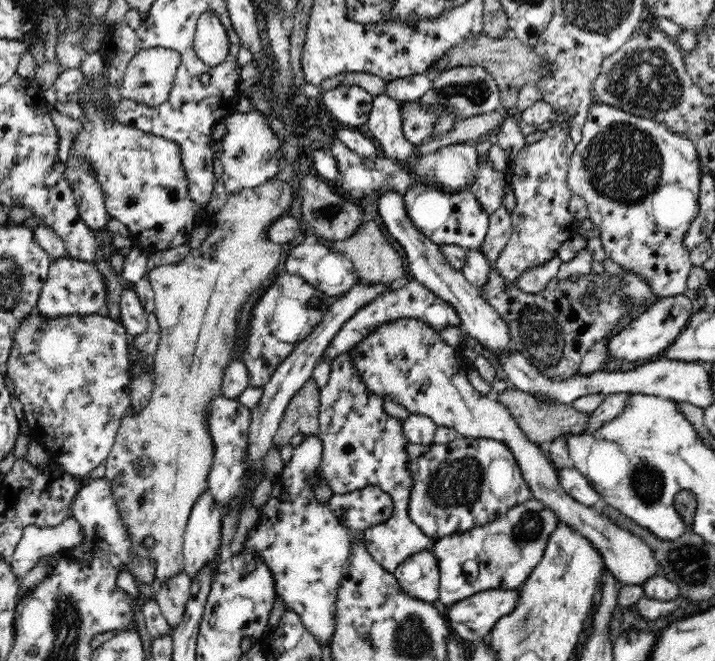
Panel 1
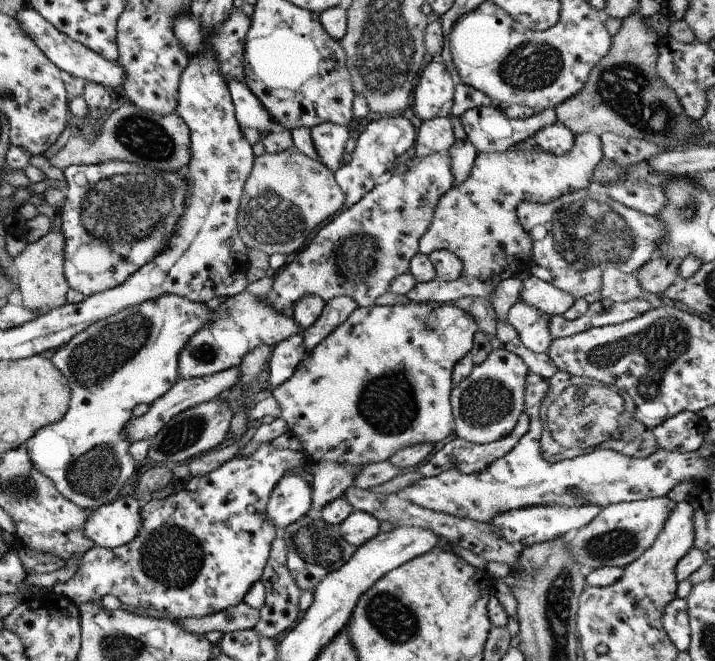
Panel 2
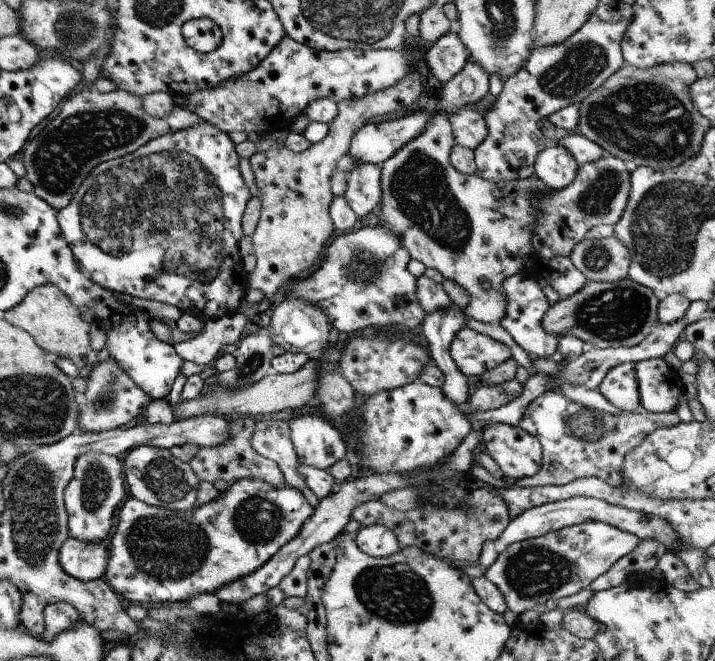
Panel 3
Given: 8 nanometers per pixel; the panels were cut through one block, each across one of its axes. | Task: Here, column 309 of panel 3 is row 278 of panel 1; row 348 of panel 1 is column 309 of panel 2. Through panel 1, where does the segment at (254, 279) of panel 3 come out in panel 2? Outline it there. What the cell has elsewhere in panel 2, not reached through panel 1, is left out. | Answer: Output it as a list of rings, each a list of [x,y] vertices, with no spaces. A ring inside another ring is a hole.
[[[294,147],[277,154],[261,154],[253,160],[239,200],[239,212],[237,212],[239,238],[247,250],[256,249],[267,256],[280,254],[289,259],[303,247],[315,226],[319,226],[323,220],[342,210],[343,202],[345,202],[344,193],[335,183],[332,172],[318,160],[307,158]]]

